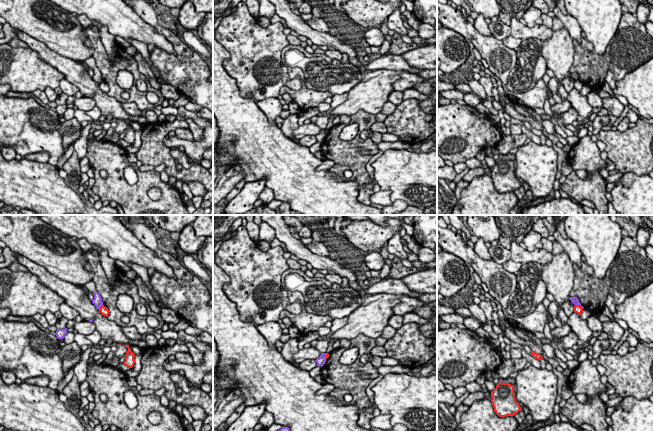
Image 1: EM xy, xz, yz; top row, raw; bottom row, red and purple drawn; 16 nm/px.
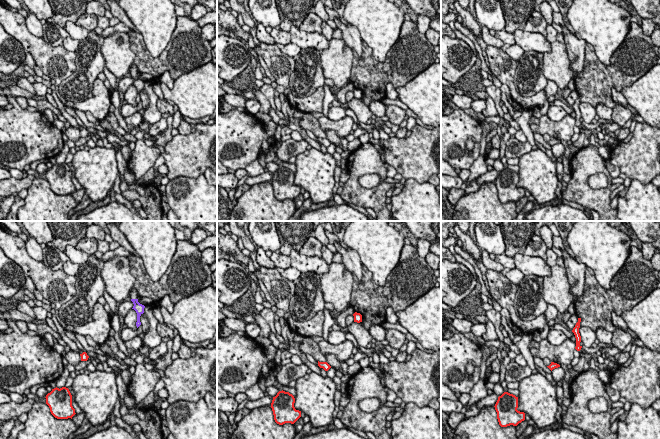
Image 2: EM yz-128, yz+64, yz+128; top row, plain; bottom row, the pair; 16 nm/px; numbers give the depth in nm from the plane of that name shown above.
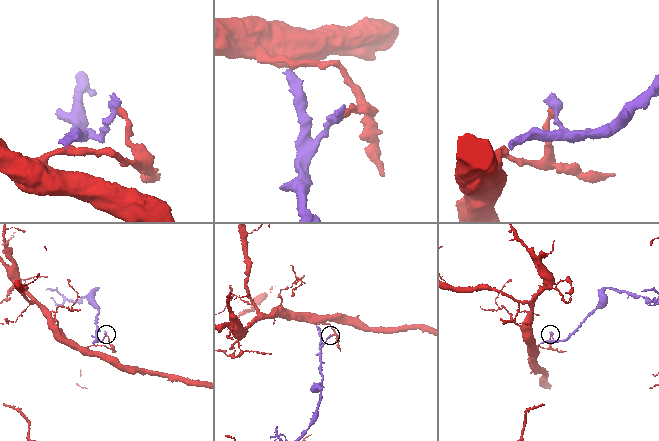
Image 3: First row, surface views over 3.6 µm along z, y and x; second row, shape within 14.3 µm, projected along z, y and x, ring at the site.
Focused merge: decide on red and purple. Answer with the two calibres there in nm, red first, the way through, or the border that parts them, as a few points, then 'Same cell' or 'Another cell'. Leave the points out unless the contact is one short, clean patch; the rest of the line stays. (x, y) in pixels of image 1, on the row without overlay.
Thickness 140 nm (red) against 120 nm. Boundary: yz (575, 80), (579, 80), (582, 84). Another cell

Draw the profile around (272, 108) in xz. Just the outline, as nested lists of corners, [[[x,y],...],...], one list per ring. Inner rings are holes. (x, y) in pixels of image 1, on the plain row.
[[[269,98],[257,102],[260,110],[266,115],[270,123],[275,122],[282,112],[282,104],[278,98]]]

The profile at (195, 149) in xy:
[[[213,127],[203,128],[202,138],[199,140],[189,141],[179,139],[176,135],[169,138],[167,135],[163,143],[169,148],[183,146],[185,149],[184,151],[191,159],[202,160],[206,148],[213,145]]]

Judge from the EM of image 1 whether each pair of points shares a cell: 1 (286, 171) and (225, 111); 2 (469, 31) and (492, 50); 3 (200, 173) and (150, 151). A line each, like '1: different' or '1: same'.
1: same
2: same
3: same

